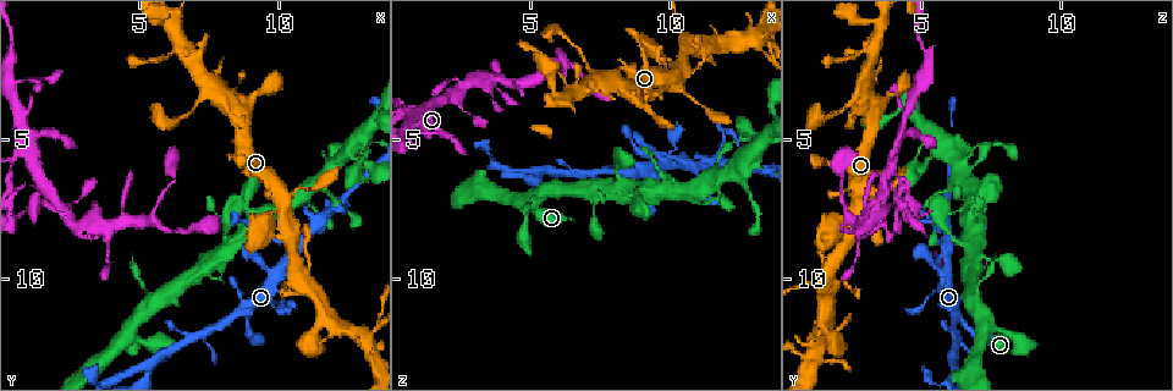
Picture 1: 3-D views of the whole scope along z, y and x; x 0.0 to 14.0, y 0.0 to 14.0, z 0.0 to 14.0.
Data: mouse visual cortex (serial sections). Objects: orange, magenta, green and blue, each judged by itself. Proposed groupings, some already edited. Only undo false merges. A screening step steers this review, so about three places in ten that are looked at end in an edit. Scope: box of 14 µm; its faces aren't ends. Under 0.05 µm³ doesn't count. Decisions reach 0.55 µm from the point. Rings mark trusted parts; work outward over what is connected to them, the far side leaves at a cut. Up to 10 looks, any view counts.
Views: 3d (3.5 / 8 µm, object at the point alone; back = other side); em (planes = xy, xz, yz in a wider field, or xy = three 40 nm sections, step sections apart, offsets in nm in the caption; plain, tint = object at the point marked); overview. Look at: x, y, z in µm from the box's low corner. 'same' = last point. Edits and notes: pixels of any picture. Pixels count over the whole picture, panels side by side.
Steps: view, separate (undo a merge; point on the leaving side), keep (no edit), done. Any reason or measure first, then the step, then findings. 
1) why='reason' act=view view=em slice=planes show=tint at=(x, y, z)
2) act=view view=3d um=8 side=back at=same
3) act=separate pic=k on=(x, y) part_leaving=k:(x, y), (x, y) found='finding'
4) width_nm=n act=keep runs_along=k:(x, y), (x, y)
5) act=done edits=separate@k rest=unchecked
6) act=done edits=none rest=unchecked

act=view view=3d um=3.5 at=(8.9, 6.0, 1.7)

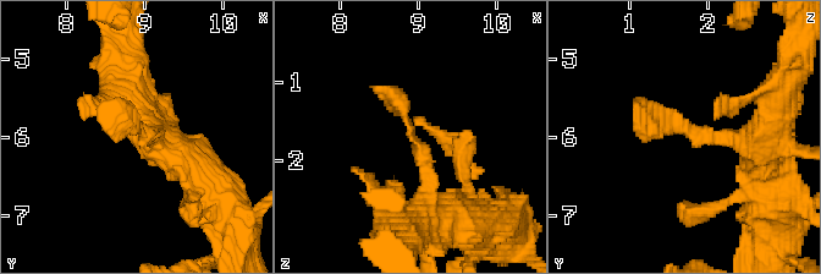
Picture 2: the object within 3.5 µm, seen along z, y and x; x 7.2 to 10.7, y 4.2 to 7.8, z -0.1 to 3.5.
act=view view=em slice=xy step=5 show=tint at=(8.95, 5.95, 1.70)

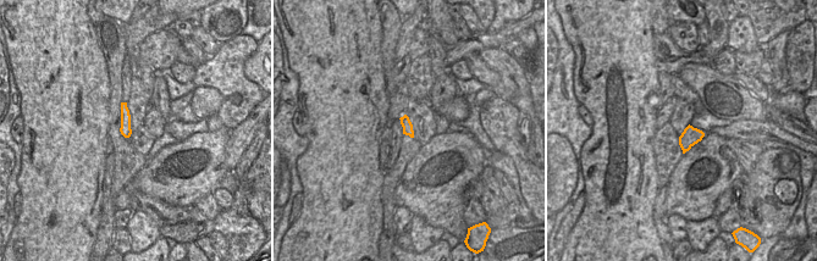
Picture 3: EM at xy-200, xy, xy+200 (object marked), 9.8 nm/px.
width_nm=100 act=keep runs_along=3:(123, 105), (127, 134) found='one cell here'

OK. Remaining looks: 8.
why='a fork' act=view view=3d um=3.5 at=(10.5, 9.0, 5.9)

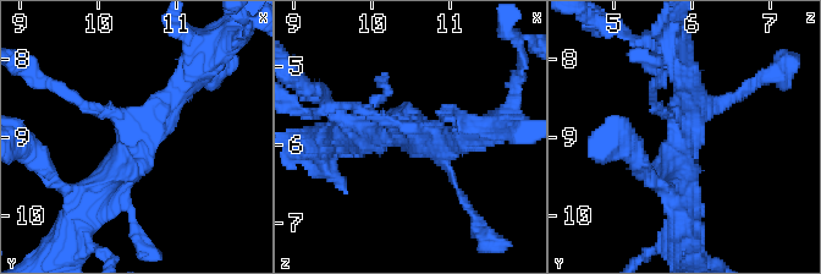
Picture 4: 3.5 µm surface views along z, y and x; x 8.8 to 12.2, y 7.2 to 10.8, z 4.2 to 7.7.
arms=3 arm_widths_nm=150,300,400 why='need the tissue' act=view view=em slice=xy step=3 show=tint at=(10.55, 9.05, 5.85)

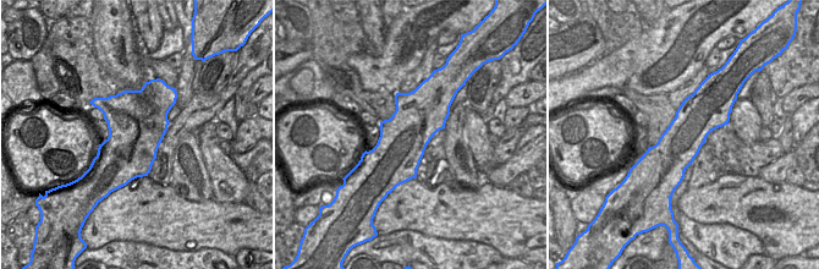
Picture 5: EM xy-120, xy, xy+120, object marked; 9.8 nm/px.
act=keep runs_along=4:(87, 204), (192, 76) found='one cell here'

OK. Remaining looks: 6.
act=view view=3d um=3.5 at=(5.2, 13.1, 6.2)

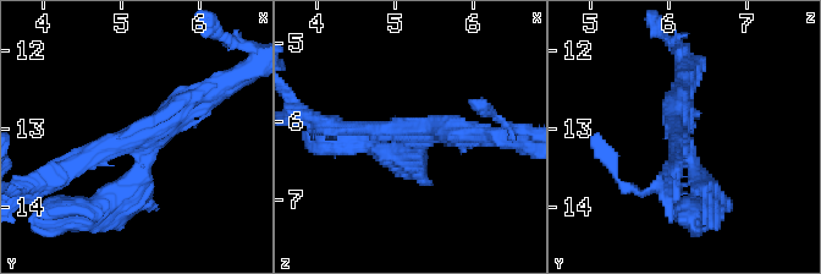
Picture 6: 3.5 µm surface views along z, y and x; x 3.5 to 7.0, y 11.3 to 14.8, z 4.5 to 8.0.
why='now the EM' act=view view=em slice=planes show=tint at=(5.25, 13.05, 6.10)

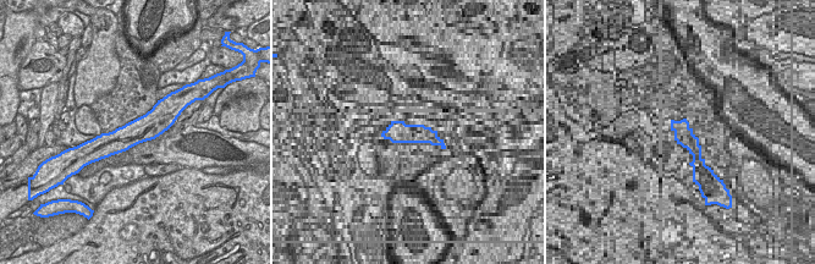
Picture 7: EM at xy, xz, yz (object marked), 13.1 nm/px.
act=keep found='one cell here'

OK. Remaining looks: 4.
why='three-way junction' act=view view=3d um=3.5 at=(3.4, 7.9, 2.9)

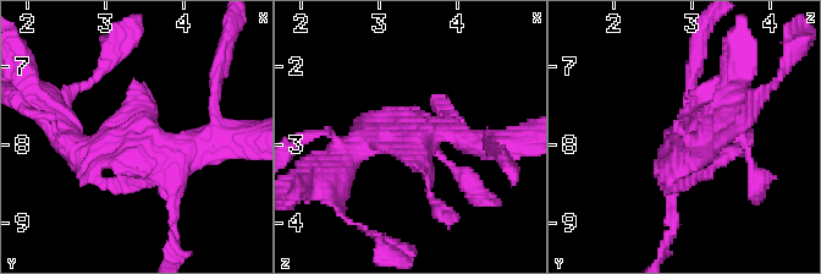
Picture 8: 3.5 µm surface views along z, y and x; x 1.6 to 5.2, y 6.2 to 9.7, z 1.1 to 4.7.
why='shape alone is not enough' act=view view=em slice=xy step=1 show=plain at=(3.35, 8.00, 2.90)

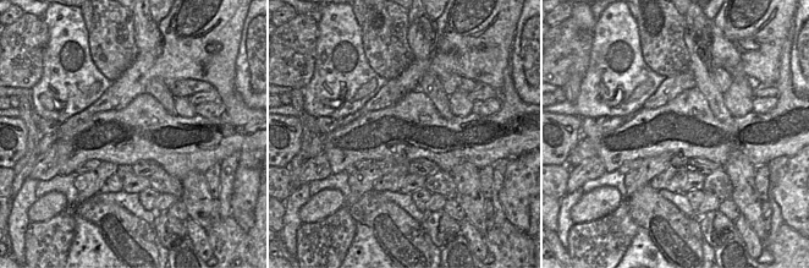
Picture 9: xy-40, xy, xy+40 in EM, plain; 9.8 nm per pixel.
why='with the object marked' act=view view=em slice=xy step=1 show=tint at=same

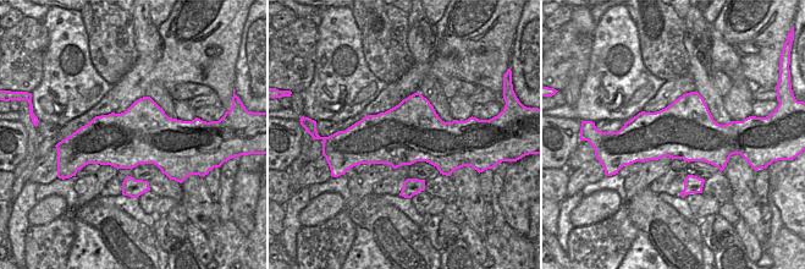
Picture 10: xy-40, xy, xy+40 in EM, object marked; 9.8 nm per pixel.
act=keep runs_along=8:(345, 165), (383, 137), (480, 143) found='continuous, no second cell'

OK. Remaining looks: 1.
act=done edits=none rest=unchecked

